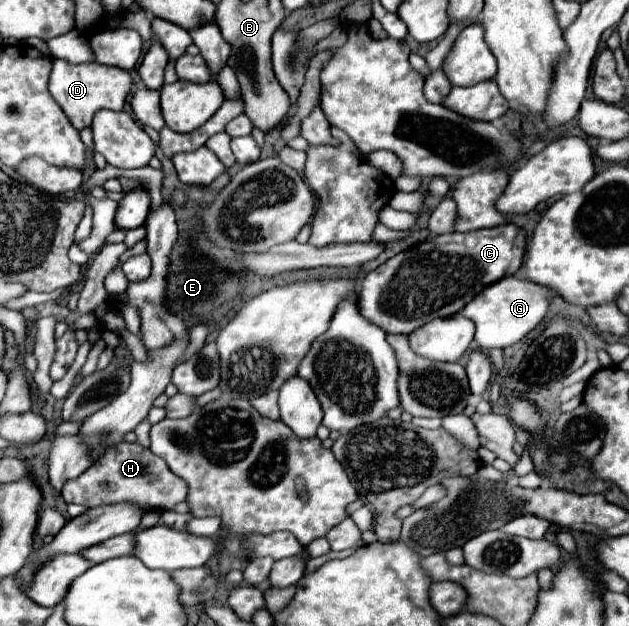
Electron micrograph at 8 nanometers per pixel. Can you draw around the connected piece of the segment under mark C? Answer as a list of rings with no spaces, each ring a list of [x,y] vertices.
[[[513,223],[431,237],[371,271],[361,283],[357,305],[363,317],[383,331],[409,335],[427,321],[459,313],[479,291],[503,277],[515,275],[523,263],[525,239],[525,231]]]

